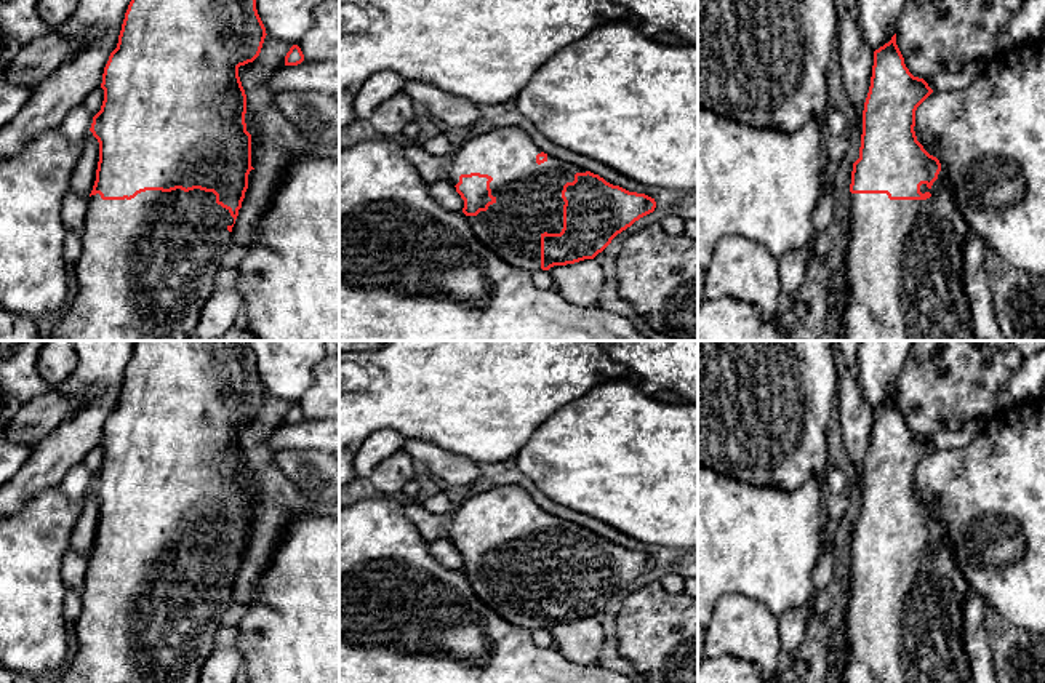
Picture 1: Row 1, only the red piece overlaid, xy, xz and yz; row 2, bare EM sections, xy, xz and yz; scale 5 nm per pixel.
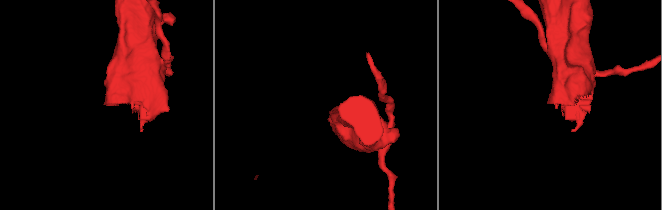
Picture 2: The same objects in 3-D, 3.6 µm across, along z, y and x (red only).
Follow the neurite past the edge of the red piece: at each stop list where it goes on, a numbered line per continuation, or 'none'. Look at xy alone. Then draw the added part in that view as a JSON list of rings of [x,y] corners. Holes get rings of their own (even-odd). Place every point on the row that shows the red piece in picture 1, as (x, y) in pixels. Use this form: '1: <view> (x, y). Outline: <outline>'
1: xy (148, 264). Outline: [[[181,189],[171,192],[146,190],[131,200],[102,200],[99,194],[88,198],[88,208],[82,232],[82,256],[75,266],[77,293],[67,310],[62,310],[61,318],[50,333],[50,341],[200,341],[195,334],[195,326],[200,312],[210,296],[214,293],[214,275],[222,267],[222,258],[230,246],[229,226],[234,218],[229,210],[216,203],[213,192],[194,189],[184,192]]]

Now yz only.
1: yz (903, 264). Outline: [[[941,168],[938,179],[928,189],[920,186],[920,192],[930,192],[927,200],[890,200],[887,194],[851,194],[850,218],[845,224],[850,240],[845,253],[845,277],[848,298],[842,312],[842,341],[976,341],[973,334],[968,298],[963,290],[963,245],[973,232],[959,210],[951,184]]]

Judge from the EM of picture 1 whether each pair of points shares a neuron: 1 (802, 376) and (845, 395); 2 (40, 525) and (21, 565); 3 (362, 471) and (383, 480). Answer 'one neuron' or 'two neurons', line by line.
1: two neurons
2: one neuron
3: two neurons

